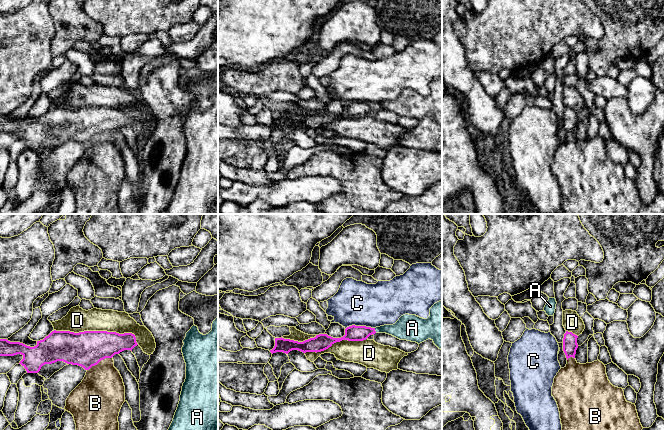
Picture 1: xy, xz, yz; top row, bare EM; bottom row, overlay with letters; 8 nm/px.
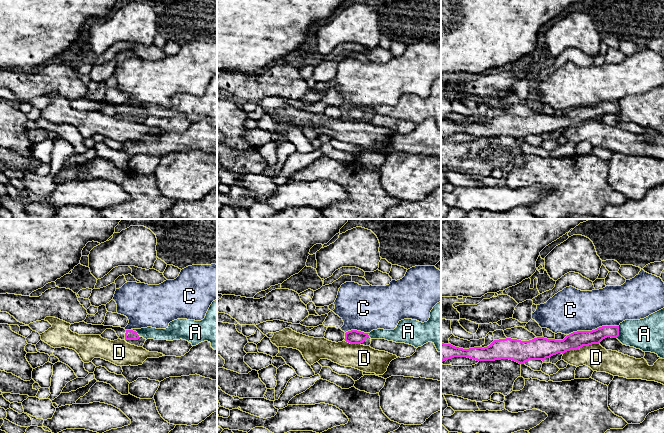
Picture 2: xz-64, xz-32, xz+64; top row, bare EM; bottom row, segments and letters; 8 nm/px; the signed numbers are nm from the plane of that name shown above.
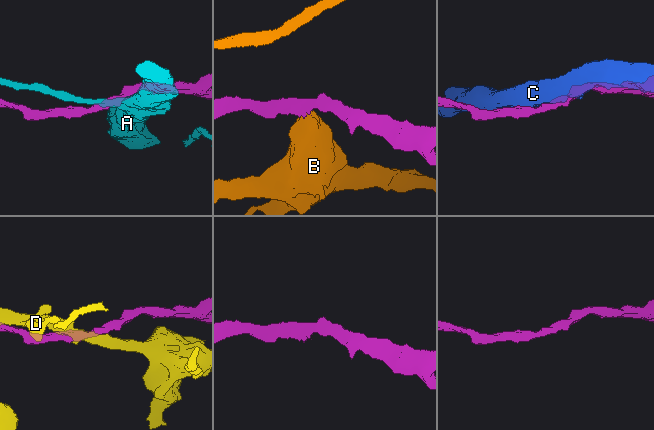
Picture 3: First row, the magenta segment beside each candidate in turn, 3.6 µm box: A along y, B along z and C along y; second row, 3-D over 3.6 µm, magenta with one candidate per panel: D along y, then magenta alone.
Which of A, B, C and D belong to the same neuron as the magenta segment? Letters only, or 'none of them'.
B

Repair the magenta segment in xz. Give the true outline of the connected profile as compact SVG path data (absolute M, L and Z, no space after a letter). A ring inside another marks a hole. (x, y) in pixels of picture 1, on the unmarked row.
M349 102L345 105L345 111L341 114L333 114L328 112L327 110L319 110L314 114L310 114L303 118L298 118L290 115L284 114L275 114L275 122L270 128L283 128L288 130L292 126L298 126L303 129L306 128L321 128L329 123L331 123L334 119L340 118L342 116L348 117L363 117L366 116L370 111L374 111L376 109L375 104L366 103L366 102Z

